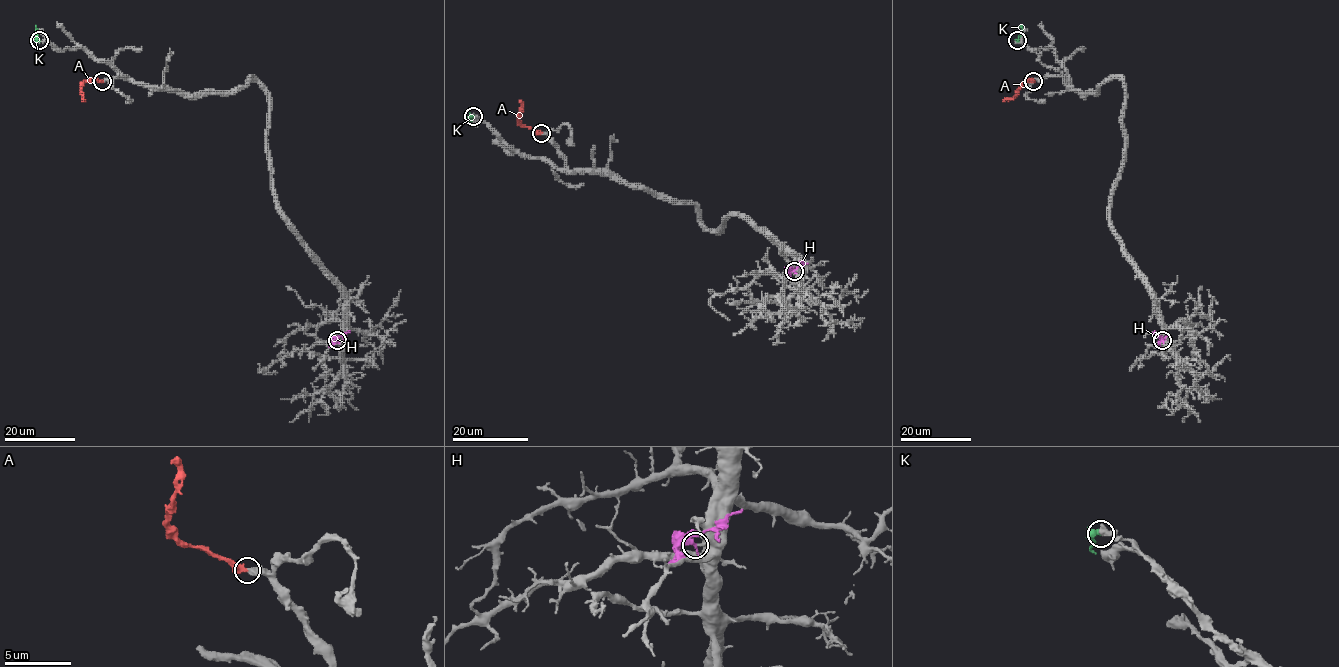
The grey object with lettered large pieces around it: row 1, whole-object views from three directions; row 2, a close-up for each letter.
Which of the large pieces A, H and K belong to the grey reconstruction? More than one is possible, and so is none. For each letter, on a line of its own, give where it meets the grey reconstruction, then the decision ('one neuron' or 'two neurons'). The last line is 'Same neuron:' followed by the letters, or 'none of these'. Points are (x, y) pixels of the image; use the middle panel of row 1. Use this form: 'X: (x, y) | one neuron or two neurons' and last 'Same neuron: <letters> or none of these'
A: (541, 133) | one neuron
H: (794, 271) | two neurons
K: (473, 116) | two neurons
Same neuron: A

